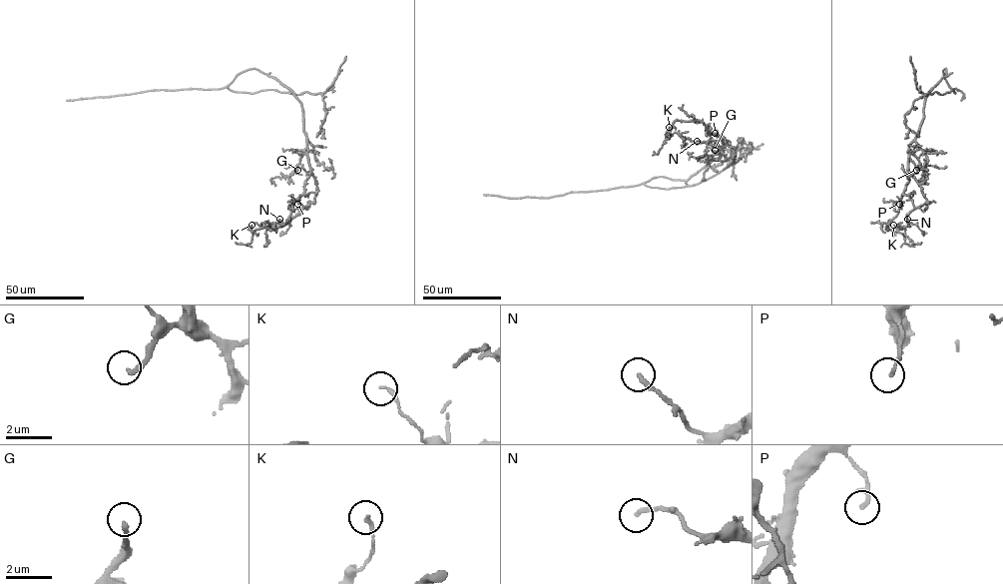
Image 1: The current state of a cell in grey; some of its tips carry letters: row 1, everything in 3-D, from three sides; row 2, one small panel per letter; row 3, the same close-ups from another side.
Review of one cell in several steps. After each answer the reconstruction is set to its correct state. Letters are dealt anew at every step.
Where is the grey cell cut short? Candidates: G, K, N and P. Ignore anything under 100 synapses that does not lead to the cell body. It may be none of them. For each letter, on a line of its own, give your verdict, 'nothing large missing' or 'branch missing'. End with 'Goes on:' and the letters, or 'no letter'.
G: nothing large missing
K: nothing large missing
N: nothing large missing
P: nothing large missing
Goes on: no letter

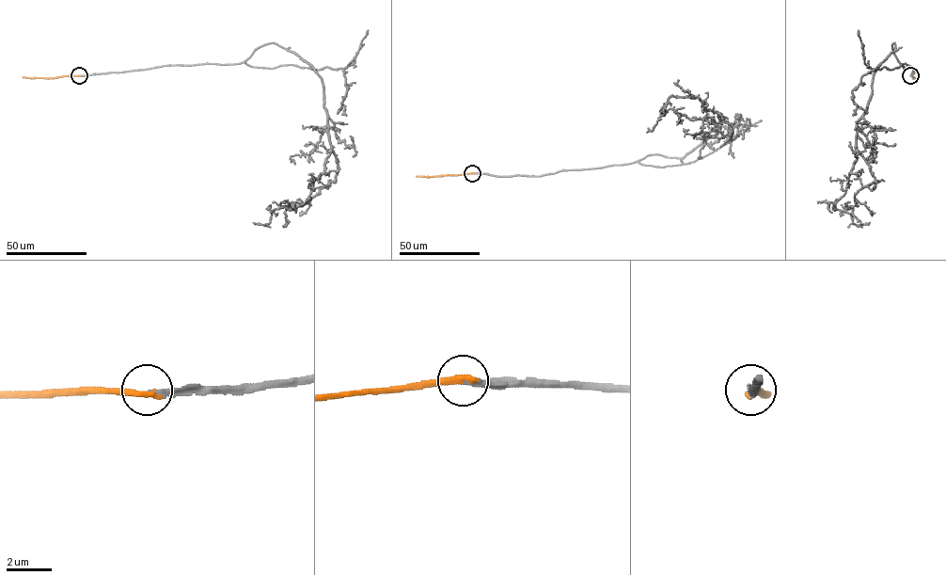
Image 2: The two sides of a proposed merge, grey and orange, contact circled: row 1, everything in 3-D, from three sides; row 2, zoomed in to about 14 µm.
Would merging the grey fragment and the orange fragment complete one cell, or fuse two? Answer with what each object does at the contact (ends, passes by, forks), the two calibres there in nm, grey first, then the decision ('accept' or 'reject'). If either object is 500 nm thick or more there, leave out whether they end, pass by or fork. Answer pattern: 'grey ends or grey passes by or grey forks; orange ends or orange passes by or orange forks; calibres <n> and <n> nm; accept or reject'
grey ends; orange ends; calibres 280 and 360 nm; accept

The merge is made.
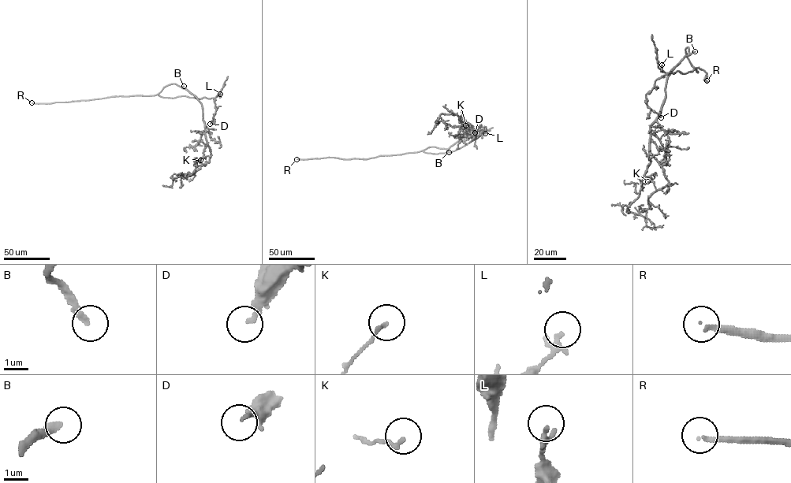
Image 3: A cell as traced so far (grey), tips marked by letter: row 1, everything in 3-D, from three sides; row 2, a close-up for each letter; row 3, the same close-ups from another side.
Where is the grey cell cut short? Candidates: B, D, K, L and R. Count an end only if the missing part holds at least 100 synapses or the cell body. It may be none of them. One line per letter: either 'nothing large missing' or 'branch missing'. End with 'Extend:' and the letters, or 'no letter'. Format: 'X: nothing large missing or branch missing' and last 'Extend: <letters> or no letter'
B: branch missing
D: nothing large missing
K: nothing large missing
L: nothing large missing
R: branch missing
Extend: B, R

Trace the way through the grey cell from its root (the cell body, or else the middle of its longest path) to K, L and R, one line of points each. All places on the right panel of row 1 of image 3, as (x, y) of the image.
K: (688, 54), (668, 77), (666, 99), (651, 128), (650, 152), (668, 183), (656, 190), (652, 181), (647, 181)
L: (688, 54), (687, 47), (687, 57), (698, 72), (695, 68), (685, 73), (665, 72), (662, 65)
R: (688, 54), (687, 47), (686, 54), (694, 68), (707, 73), (704, 79), (707, 80)

